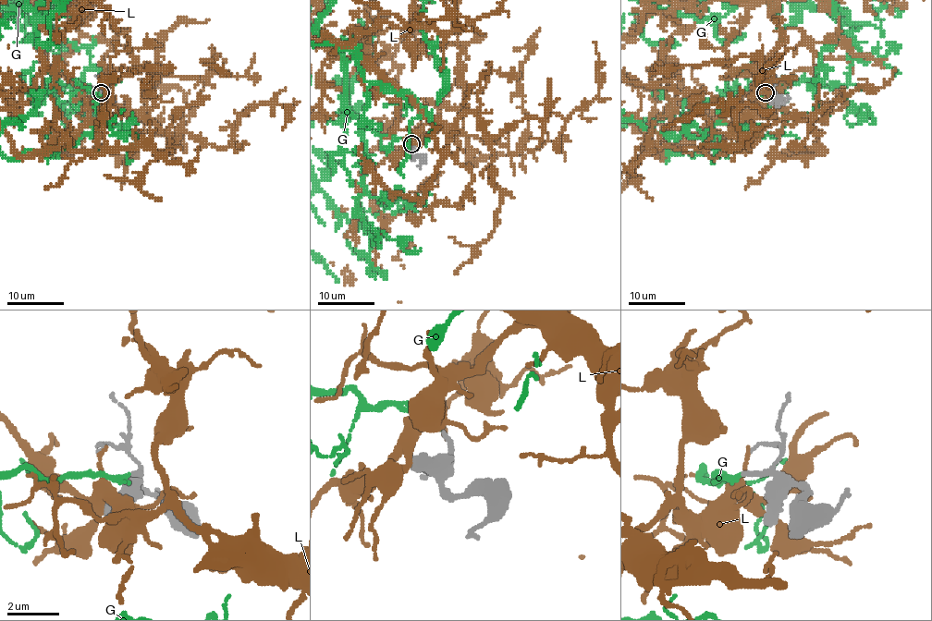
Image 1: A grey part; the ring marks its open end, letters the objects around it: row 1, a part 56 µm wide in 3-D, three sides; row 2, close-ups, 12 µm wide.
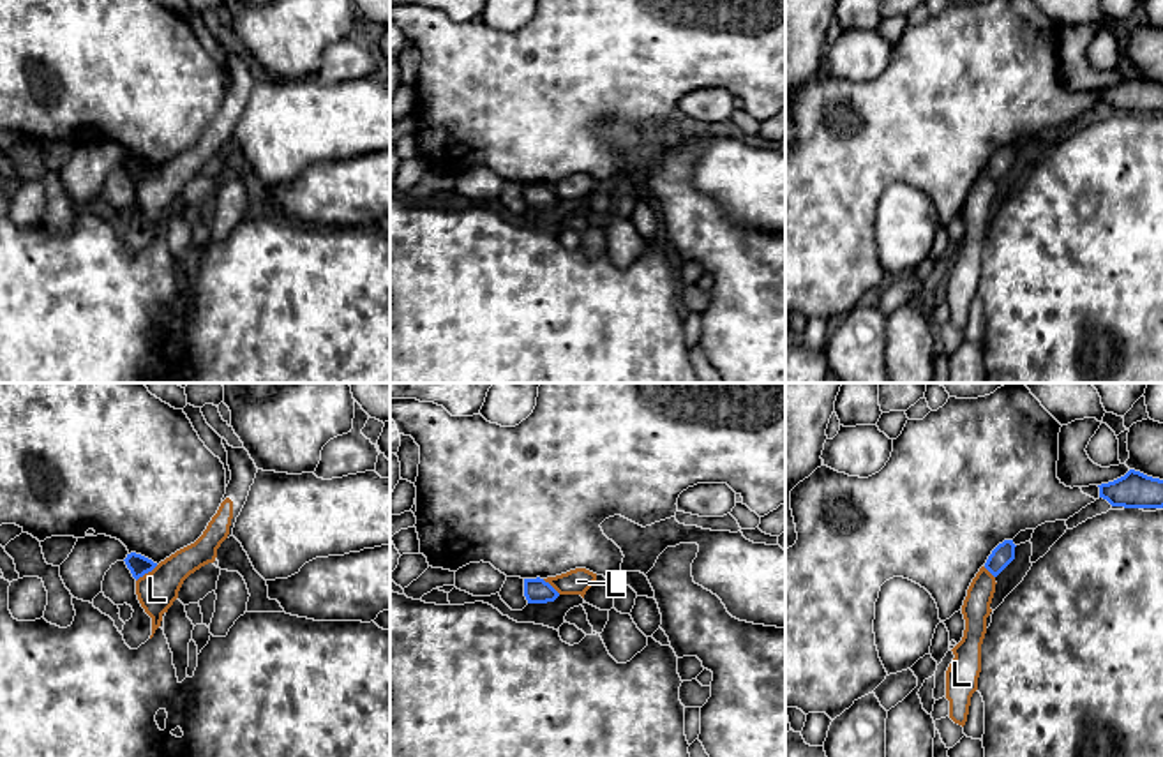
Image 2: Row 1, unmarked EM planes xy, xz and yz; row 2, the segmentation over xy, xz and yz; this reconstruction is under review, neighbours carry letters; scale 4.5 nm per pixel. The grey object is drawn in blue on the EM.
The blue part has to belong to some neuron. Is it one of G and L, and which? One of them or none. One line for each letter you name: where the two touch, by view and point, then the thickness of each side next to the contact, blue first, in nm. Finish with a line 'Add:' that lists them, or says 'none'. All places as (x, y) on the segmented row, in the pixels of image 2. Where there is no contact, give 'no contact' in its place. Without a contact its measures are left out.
G: no contact
Add: G

